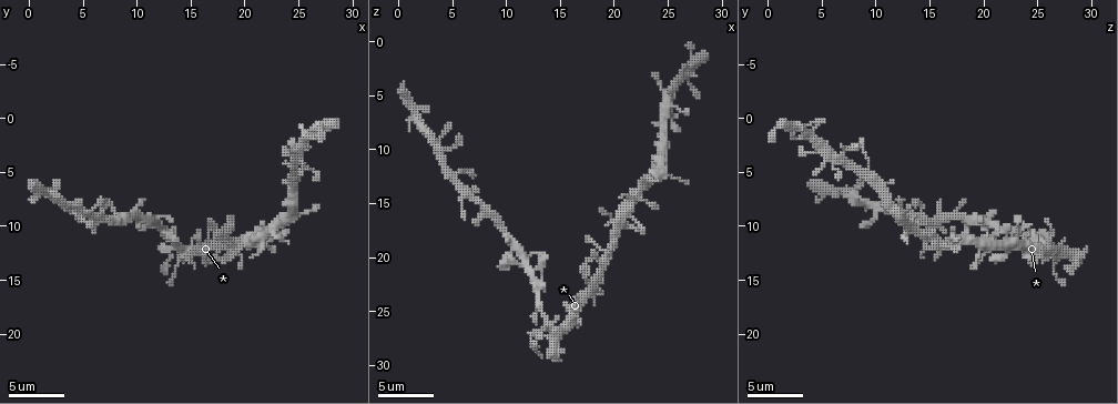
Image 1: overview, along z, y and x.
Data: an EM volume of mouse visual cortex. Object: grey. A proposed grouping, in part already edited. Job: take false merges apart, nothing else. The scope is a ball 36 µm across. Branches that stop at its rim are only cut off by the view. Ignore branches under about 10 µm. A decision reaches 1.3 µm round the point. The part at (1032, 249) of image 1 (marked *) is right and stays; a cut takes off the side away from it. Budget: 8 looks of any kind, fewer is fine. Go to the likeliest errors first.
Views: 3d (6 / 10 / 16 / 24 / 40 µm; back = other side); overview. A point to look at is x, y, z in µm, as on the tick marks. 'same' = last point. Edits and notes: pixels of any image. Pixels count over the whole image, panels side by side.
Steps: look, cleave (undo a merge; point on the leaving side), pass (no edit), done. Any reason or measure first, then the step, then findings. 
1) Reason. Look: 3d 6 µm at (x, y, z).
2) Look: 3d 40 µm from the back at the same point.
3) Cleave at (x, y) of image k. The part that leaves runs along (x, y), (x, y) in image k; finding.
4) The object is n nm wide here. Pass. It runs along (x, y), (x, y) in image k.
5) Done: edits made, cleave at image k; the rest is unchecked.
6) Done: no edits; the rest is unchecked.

Thin neck. Look: 3d 10 µm at (24.6, 4.0, 5.8).

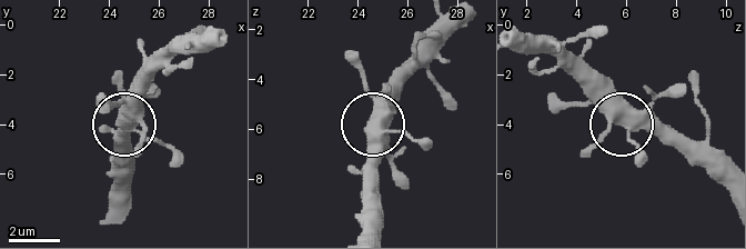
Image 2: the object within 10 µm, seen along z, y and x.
Look: 3d 6 µm at (24.5, 3.8, 5.8).

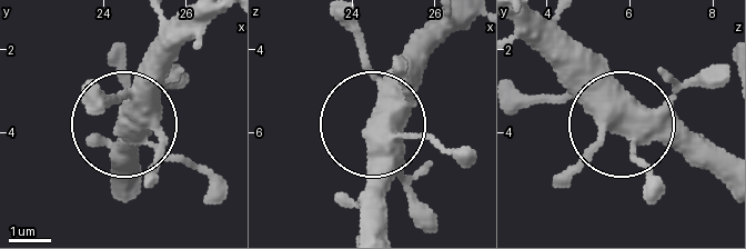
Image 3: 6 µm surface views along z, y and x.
4 arms meet here. Pass. It runs along (117, 185), (117, 131), (177, 60) in image 3; continuous, no second cell.

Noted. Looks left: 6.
Three arms meet. Look: 3d 6 µm at (9.8, 9.4, 17.8).

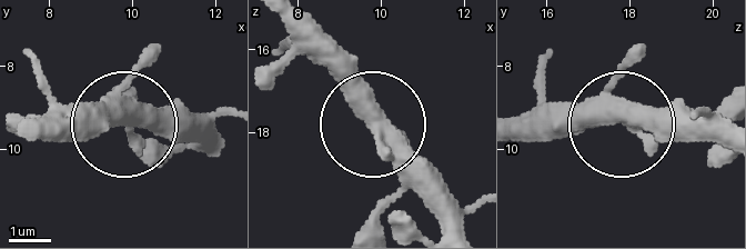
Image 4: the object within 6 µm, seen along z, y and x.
3 arms meet here. Pass. Continuous, no second cell.

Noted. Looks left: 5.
A narrow waist. Look: 3d 10 µm at (4.2, 8.6, 10.8).

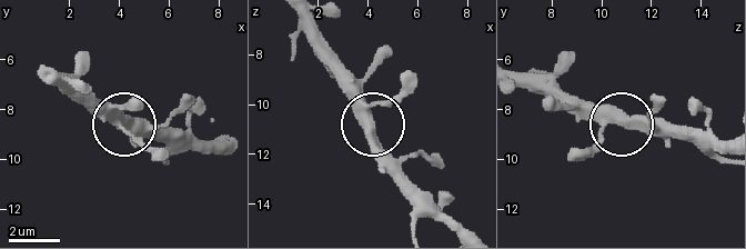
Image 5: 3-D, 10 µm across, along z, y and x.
Look: 3d 10 µm from the back at (4.1, 8.5, 10.7).

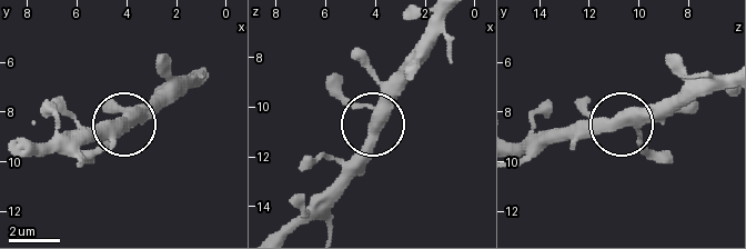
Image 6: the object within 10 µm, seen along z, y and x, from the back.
Pass. It runs along (283, 230), (360, 148), (376, 103), (402, 73) in image 6; one cell here.

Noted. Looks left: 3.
Four arms meet. Look: 3d 6 µm at (21.8, 10.6, 14.4).

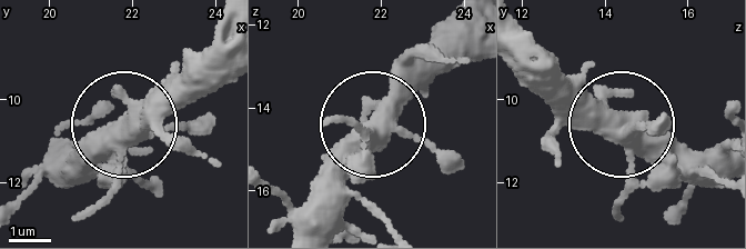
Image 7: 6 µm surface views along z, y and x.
Pass. Continuous, no second cell.

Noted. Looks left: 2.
Done: no edits; the rest is unchecked.

